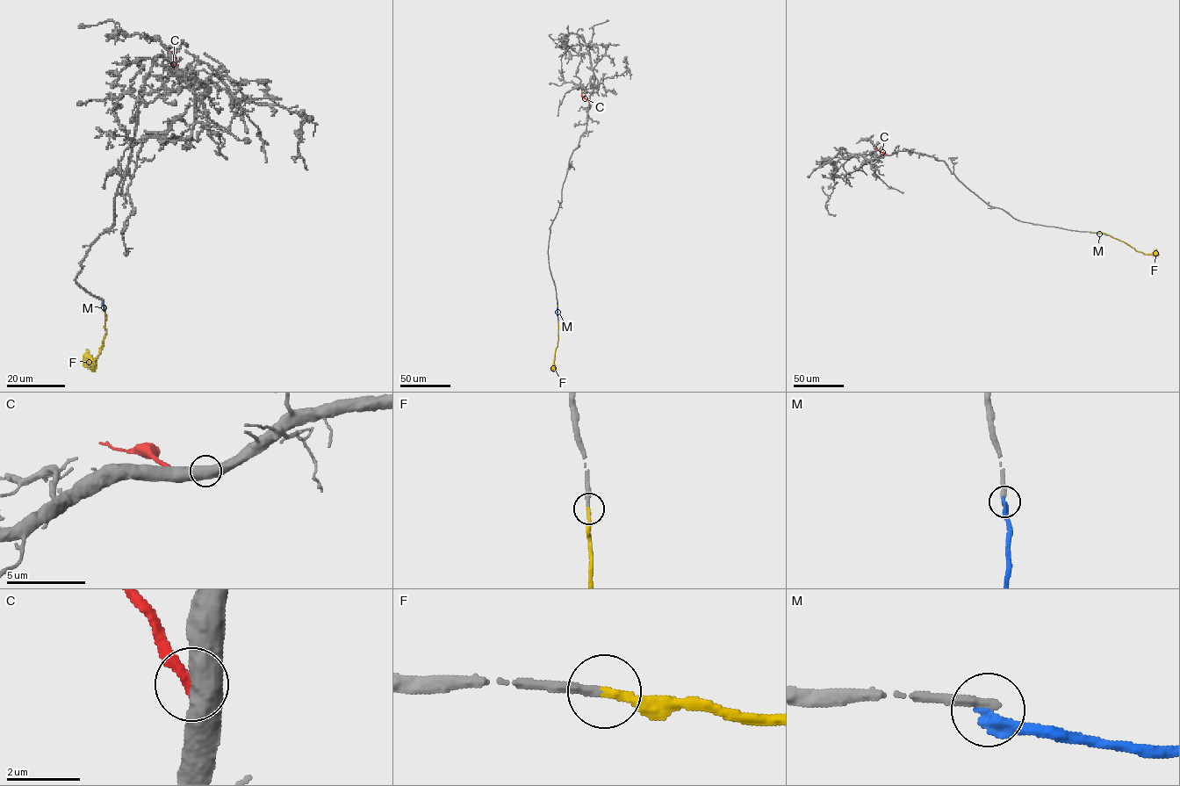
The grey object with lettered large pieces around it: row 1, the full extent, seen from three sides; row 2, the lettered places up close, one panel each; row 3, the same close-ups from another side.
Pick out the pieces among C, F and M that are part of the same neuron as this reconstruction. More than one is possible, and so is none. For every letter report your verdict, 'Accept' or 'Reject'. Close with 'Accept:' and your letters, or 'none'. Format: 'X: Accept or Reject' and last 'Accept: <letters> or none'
C: Reject
F: Accept
M: Reject
Accept: F

